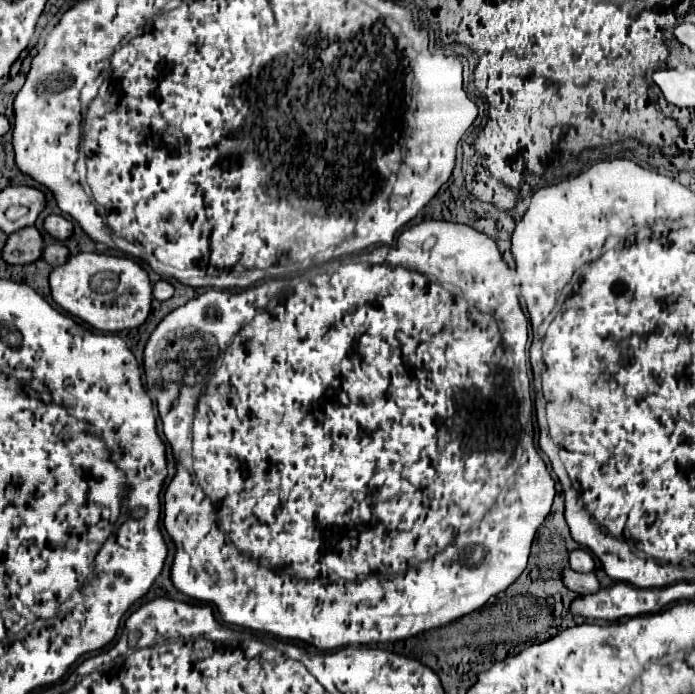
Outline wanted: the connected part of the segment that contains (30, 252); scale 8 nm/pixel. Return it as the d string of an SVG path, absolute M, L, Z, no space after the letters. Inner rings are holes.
M30 226L8 236L8 242L2 250L2 258L8 264L32 264L42 256L42 248L42 234L34 226Z

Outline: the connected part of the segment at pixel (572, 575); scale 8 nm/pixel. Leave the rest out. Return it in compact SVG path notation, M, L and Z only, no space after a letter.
M570 568L564 570L564 584L580 596L582 594L594 594L600 590L596 574L578 574L578 572L572 572Z

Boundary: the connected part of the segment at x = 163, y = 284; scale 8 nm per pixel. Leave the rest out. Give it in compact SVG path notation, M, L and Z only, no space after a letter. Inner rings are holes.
M160 280L160 282L156 282L156 284L154 284L154 298L156 298L156 300L164 302L164 300L168 300L172 294L174 294L174 288L172 288L172 284L170 284L170 282Z

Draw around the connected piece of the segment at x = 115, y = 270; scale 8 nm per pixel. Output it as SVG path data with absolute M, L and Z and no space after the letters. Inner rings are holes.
M80 252L50 274L54 302L70 316L80 318L102 334L116 334L144 324L152 304L152 284L144 268L134 260L110 254Z

